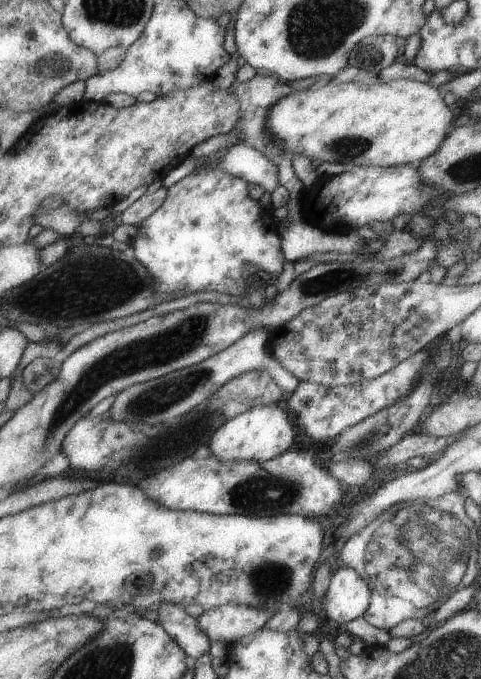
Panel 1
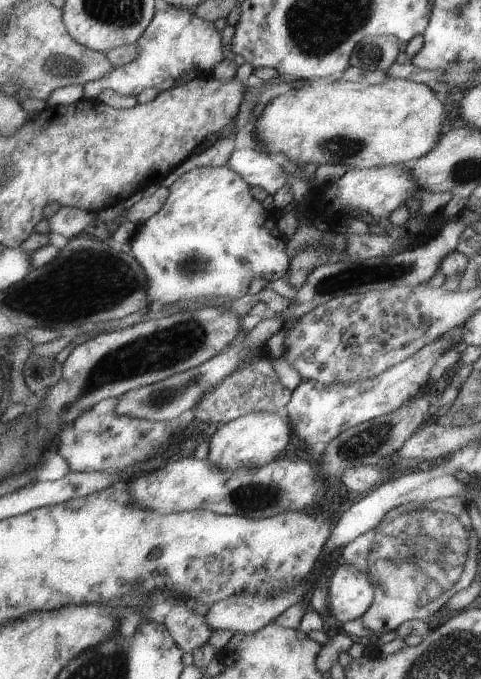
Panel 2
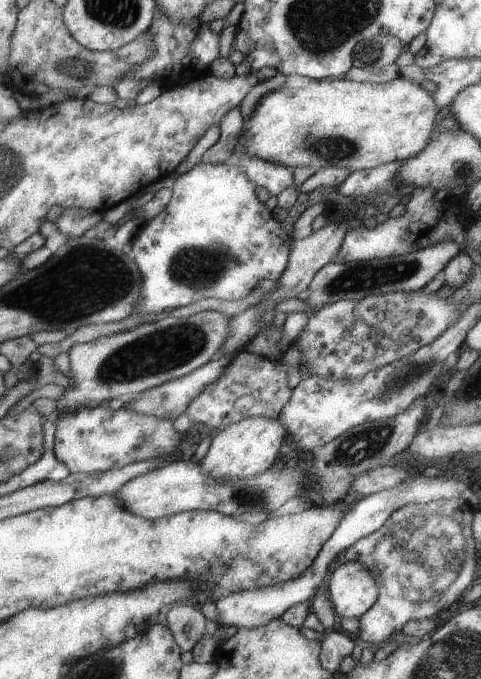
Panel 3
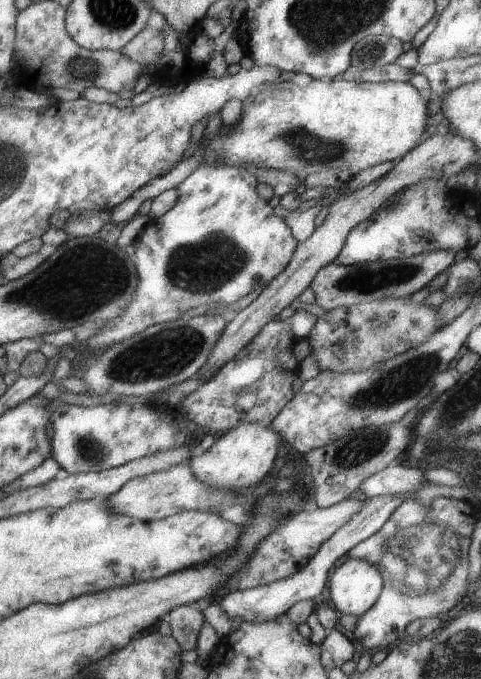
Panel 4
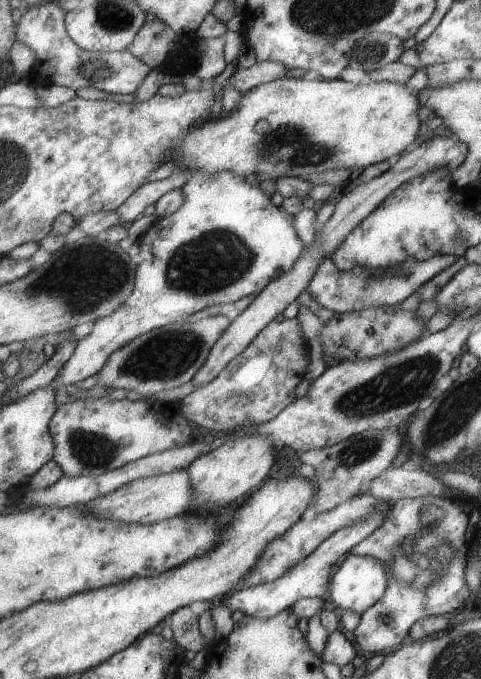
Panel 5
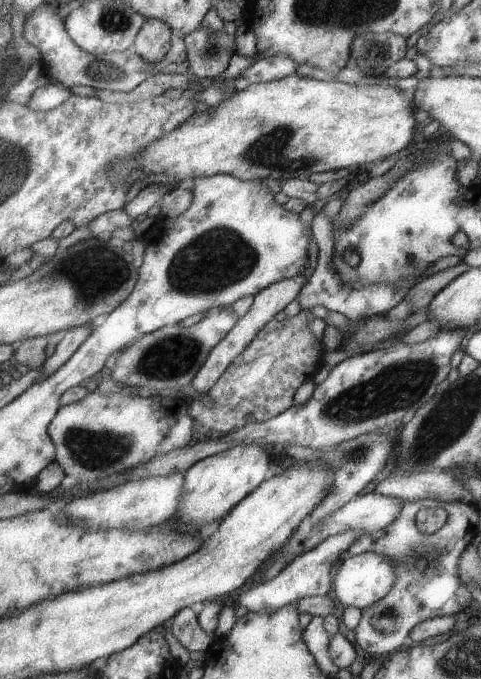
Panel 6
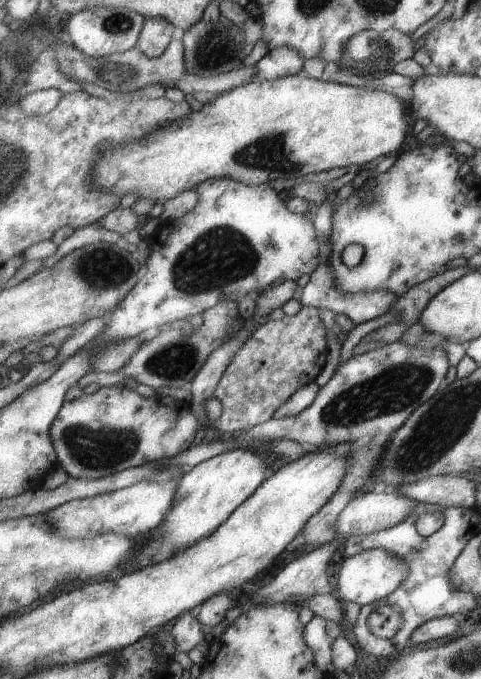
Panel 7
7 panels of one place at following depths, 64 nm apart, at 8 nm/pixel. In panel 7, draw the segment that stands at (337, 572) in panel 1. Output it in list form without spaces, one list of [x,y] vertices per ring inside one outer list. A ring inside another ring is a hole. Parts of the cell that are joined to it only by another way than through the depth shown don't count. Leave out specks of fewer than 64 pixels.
[[[368,549],[344,558],[339,576],[337,576],[334,594],[338,596],[341,603],[354,603],[361,608],[377,600],[385,599],[400,586],[401,580],[404,580],[407,574],[408,567],[401,558],[382,549]]]

